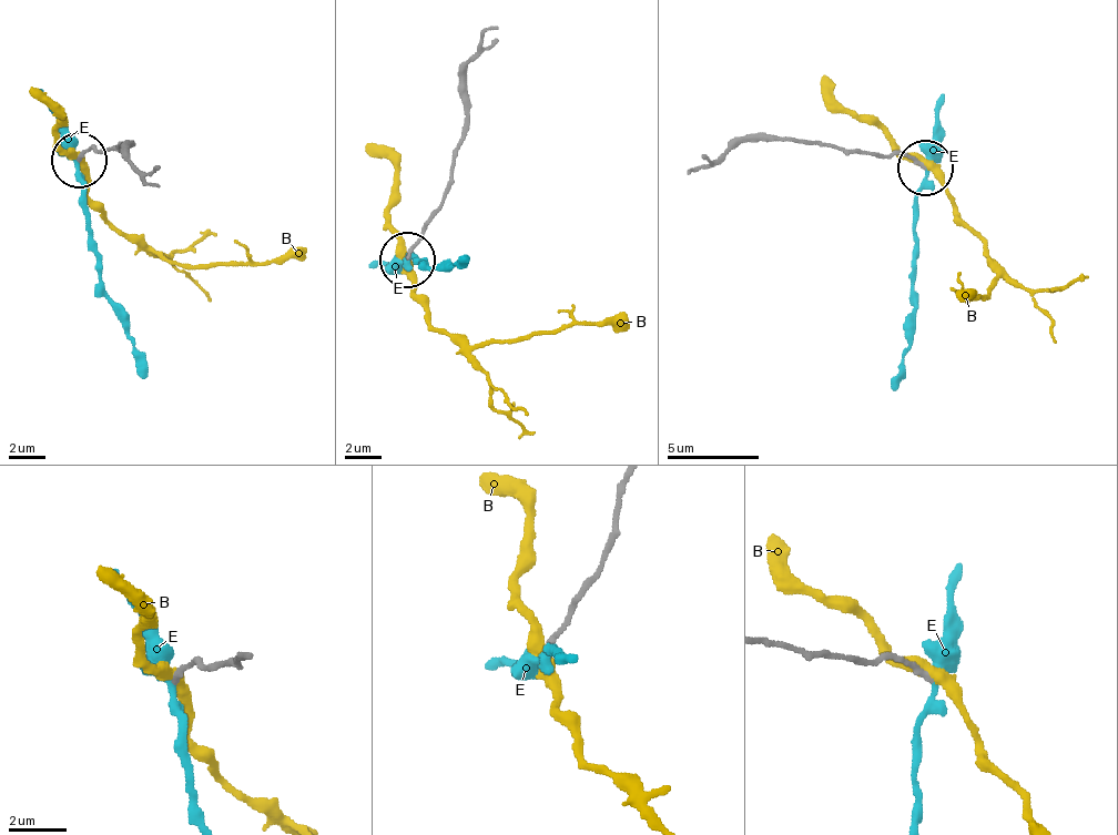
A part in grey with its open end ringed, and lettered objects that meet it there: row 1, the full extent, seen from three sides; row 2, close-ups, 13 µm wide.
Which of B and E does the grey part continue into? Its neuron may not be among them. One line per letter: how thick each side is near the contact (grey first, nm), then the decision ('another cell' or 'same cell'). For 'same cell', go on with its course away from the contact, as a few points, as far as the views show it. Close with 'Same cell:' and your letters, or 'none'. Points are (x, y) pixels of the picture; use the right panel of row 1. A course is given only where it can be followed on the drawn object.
B: 240/440 nm | another cell
E: 220/280 nm | another cell
Same cell: none

